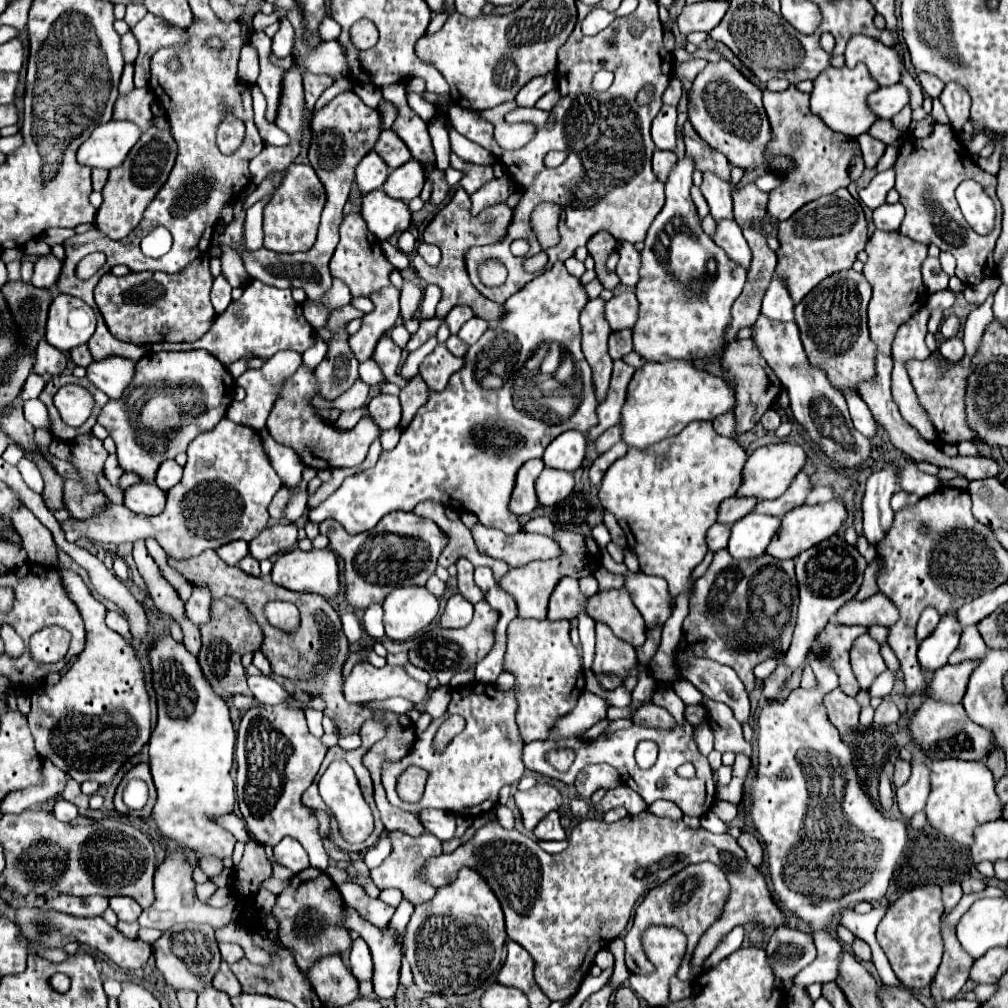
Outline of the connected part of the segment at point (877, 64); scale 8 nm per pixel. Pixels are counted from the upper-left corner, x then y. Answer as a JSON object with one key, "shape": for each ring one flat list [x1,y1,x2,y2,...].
{"shape":[[864,34,852,36,848,40,844,58,846,58,848,68,854,68,858,62,866,64,872,78,880,86,892,86,900,82,902,60,898,52,890,46,884,46,882,42,876,42,874,38,868,38]]}

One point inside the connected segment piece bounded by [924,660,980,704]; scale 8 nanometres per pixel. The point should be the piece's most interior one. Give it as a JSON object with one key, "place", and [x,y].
{"place":[949,683]}

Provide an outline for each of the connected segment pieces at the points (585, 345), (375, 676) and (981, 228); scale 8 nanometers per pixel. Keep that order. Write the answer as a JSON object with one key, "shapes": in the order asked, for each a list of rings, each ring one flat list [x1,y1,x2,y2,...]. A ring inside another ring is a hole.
{"shapes":[[[594,298,584,306,580,314,580,324,582,324,582,350,592,368,596,400,598,404,602,404,606,400,612,376,612,358,608,354,608,336,612,330,604,320,602,298]],[[368,662,356,664,344,682,344,696,350,704,366,704,372,700,386,700,402,696,414,704,424,704,428,686,410,678,402,666,376,668]],[[965,180,956,189,955,197,965,220,977,234,986,235,993,229,995,206,980,184,974,180]]]}

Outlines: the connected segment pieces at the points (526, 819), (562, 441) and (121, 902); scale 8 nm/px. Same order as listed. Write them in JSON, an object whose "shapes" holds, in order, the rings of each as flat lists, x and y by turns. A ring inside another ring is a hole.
{"shapes":[[[536,784,526,792,514,794,516,808,520,810,522,824,526,830,534,830,534,826,552,810,558,810,562,796,550,784]],[[568,430,568,432,560,434,556,438,556,442,552,442,552,446,548,446,548,450,544,450,542,460,548,468,574,472,580,468,584,454,586,454,584,434,580,434,576,430,572,430,572,432]],[[114,896,110,900,110,908,118,914,122,922,136,922,136,918,142,912,142,908,134,902,134,898,128,898,128,896]]]}

